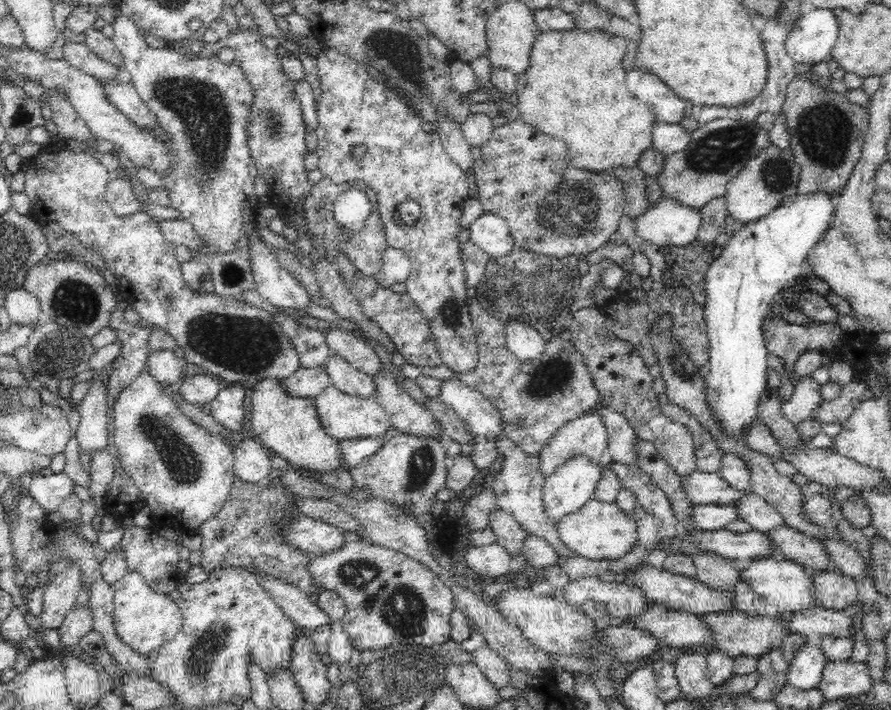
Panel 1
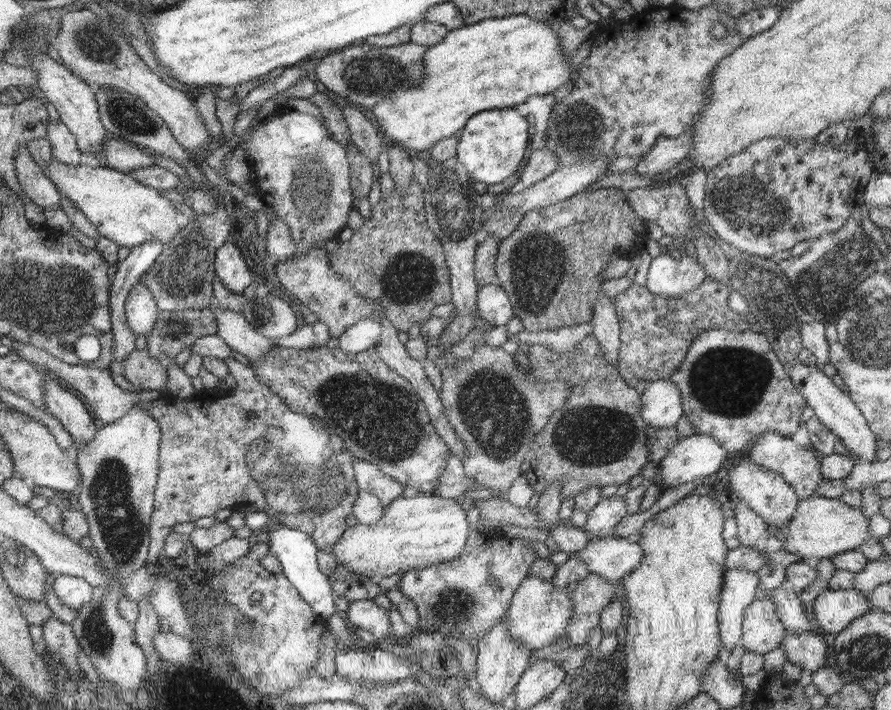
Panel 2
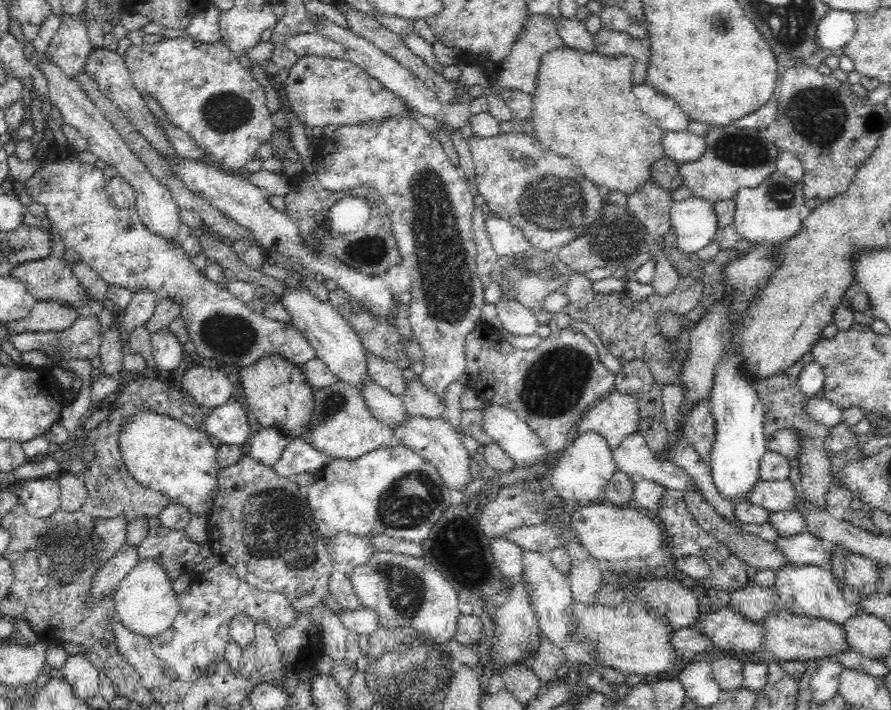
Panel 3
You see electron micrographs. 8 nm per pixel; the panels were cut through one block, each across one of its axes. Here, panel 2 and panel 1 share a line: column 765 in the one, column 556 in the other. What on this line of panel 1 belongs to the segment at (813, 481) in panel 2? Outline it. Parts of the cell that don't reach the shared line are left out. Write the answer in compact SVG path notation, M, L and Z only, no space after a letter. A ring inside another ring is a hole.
M597 411L563 424L538 454L544 478L574 455L588 455L588 459L598 462L607 448L607 436L606 427Z

